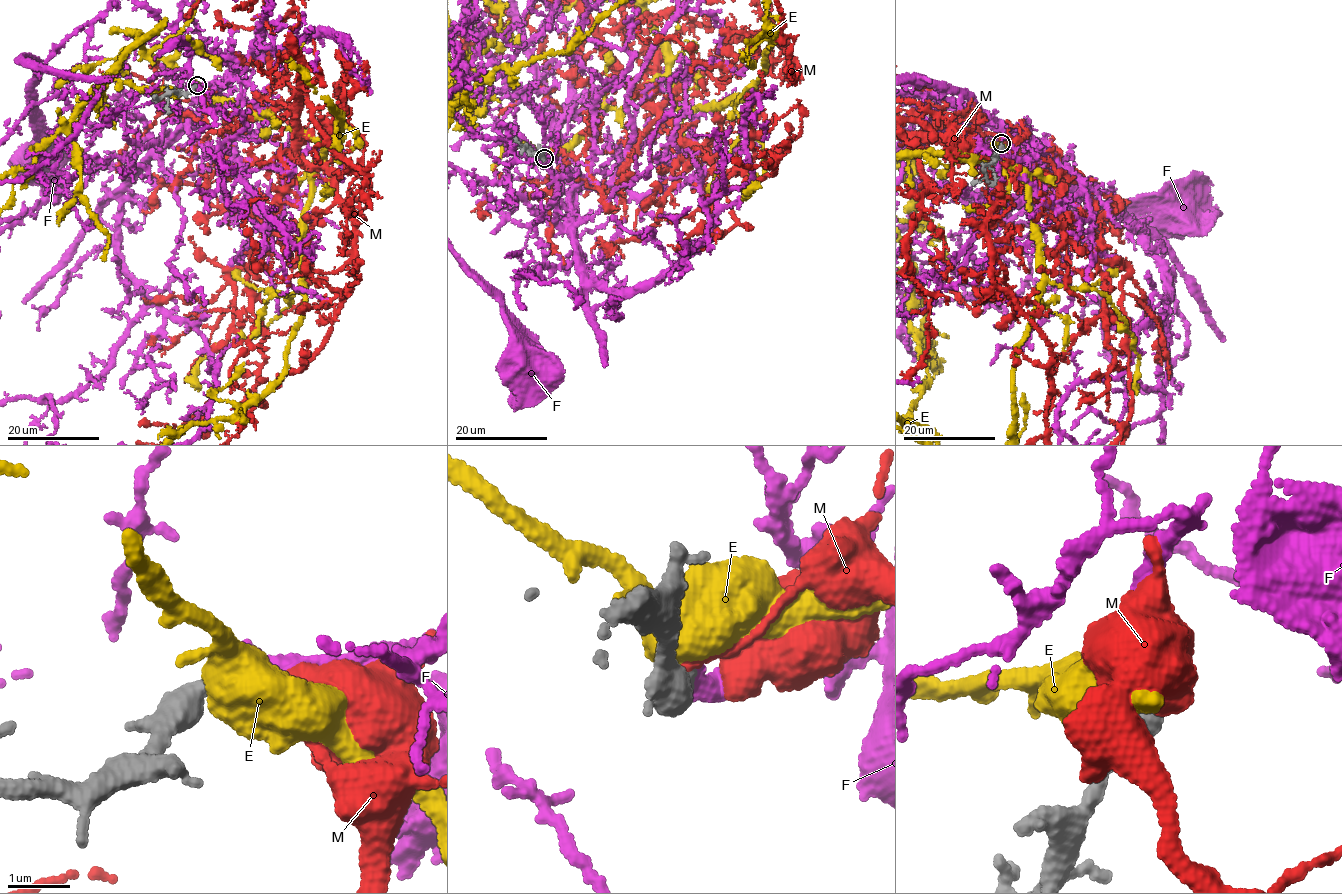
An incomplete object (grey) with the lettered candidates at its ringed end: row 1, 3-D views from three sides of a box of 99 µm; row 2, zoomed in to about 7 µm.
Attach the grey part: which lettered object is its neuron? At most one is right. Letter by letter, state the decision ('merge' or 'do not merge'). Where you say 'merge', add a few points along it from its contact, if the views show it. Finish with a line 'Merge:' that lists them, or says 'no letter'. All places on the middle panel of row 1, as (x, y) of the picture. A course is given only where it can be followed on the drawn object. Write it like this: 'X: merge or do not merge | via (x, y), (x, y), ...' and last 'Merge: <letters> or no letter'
E: do not merge
F: merge
M: do not merge
Merge: F

